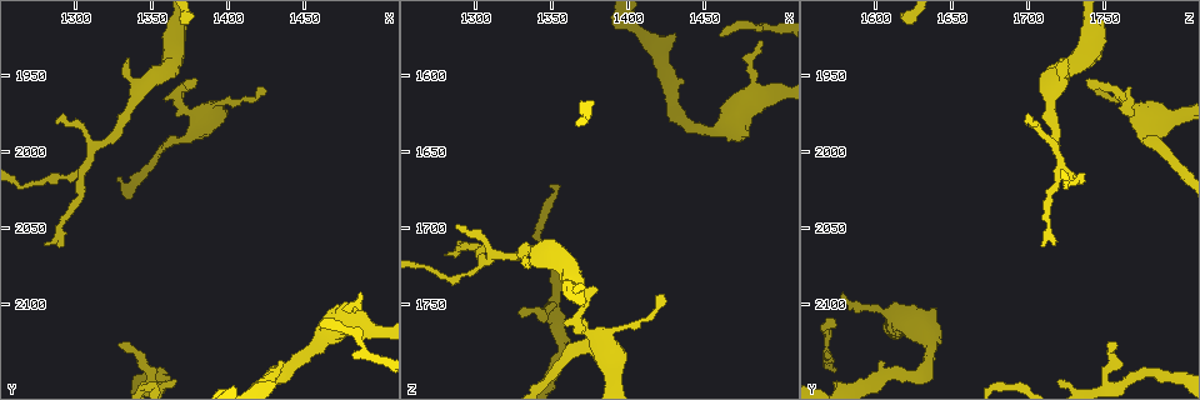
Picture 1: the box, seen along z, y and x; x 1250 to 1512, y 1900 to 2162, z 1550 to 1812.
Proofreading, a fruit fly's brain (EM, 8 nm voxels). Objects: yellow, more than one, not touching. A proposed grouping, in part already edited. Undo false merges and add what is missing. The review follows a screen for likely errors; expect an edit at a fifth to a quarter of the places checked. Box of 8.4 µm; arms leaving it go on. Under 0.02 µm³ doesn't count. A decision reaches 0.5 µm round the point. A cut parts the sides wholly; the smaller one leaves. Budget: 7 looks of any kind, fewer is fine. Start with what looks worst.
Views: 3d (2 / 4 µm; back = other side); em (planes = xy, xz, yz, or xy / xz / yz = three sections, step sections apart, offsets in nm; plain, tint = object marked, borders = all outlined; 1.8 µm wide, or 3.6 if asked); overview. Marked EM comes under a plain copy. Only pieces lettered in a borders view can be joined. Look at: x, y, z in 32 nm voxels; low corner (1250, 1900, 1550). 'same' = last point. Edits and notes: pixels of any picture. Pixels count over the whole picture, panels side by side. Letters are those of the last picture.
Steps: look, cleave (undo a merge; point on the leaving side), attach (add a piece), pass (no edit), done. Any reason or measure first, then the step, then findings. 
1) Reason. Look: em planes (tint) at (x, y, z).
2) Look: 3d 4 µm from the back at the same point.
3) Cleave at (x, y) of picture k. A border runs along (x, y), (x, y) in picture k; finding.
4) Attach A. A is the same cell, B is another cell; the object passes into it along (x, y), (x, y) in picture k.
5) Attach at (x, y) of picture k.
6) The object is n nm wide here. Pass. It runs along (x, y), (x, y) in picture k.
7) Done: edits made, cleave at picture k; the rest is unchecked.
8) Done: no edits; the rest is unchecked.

Free end. Look: 3d 4 µm at (1328, 2124, 1758).

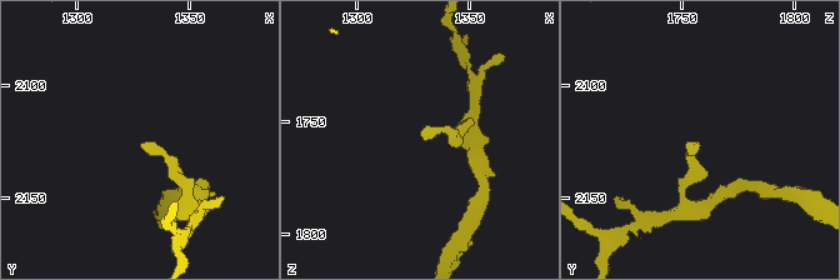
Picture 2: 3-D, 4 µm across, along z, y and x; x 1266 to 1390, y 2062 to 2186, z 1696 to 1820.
Look: em xy step 8 (tint) at (1329, 2125, 1757).

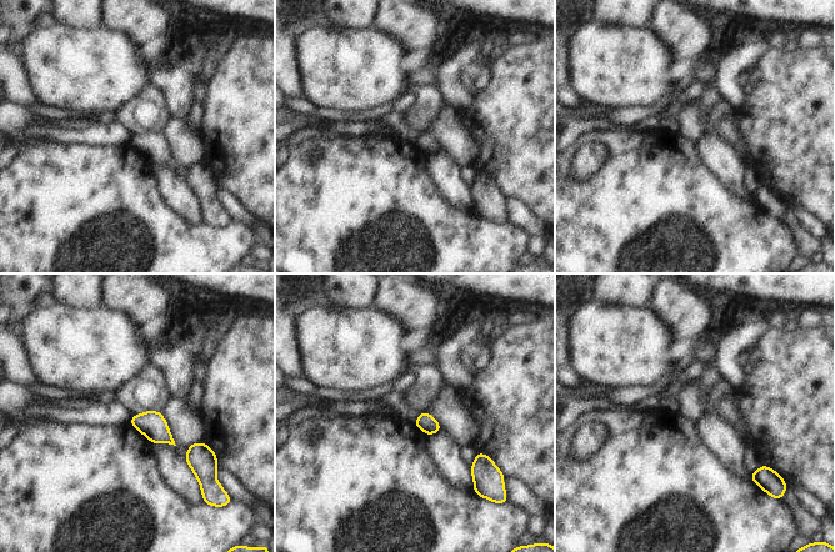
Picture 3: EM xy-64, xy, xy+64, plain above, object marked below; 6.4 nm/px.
Look: em planes (borders) at the same point.

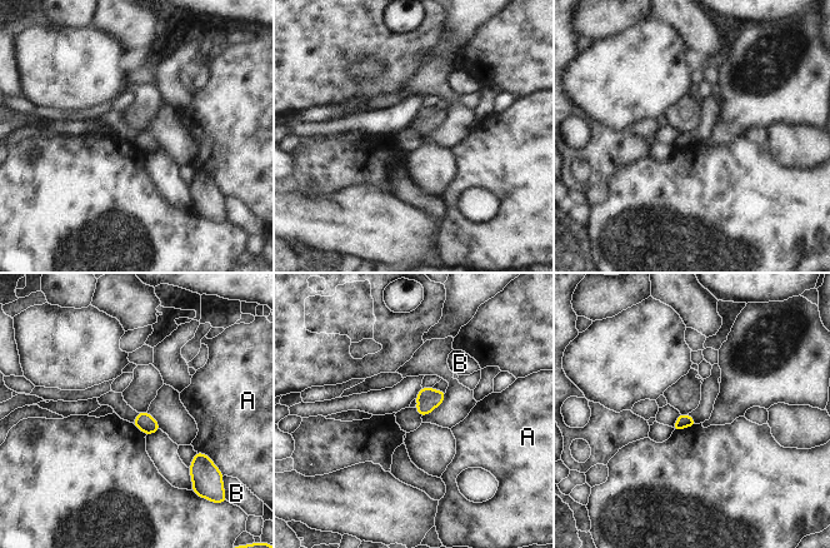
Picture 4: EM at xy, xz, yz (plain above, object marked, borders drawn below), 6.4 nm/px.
Pass. A and B are other cells; a border runs along (196, 451), (209, 457) in picture 4; none of them fits.

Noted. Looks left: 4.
Free end. Look: 3d 4 µm at (1334, 1938, 1724).

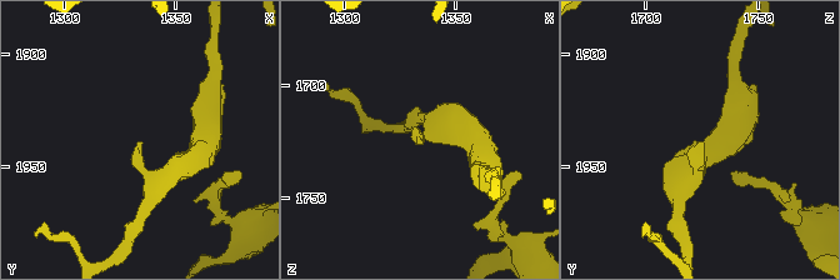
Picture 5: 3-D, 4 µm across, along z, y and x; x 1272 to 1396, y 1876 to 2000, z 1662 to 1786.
Need the tissue. Look: em xy step 16 (borders) at (1336, 1938, 1724).

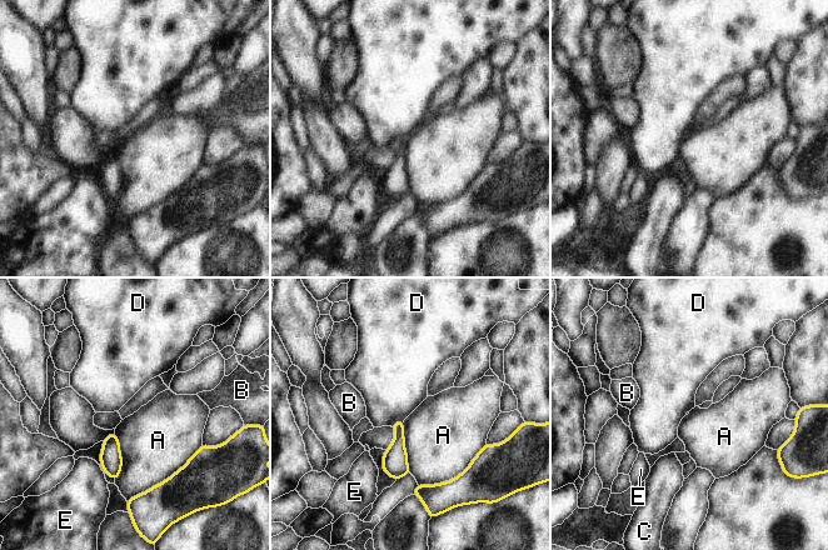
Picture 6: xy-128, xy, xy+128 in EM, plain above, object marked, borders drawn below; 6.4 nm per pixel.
Look: em planes (borders) at the same point.

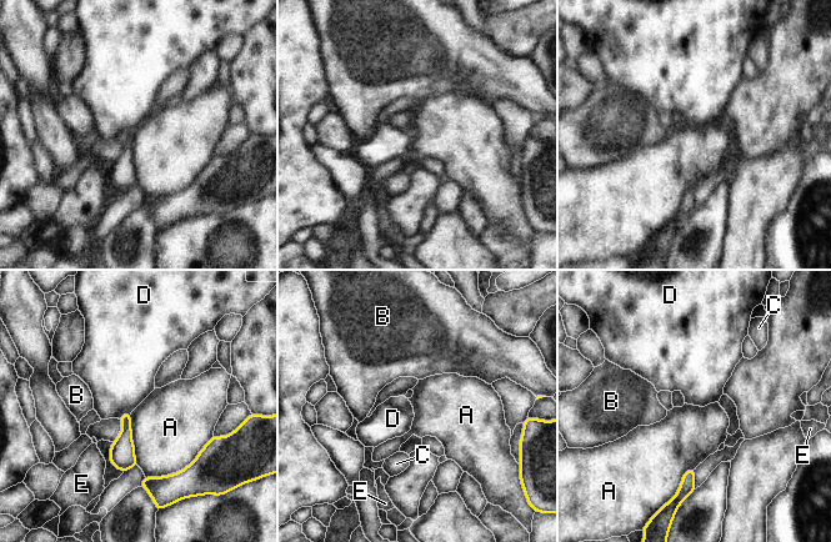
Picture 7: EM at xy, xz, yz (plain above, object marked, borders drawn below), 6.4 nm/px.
Pass. A, B, C, D and E are other cells; no lettered piece goes on from it.

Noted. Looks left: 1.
Look: em planes (borders) at (1480, 2108, 1614).

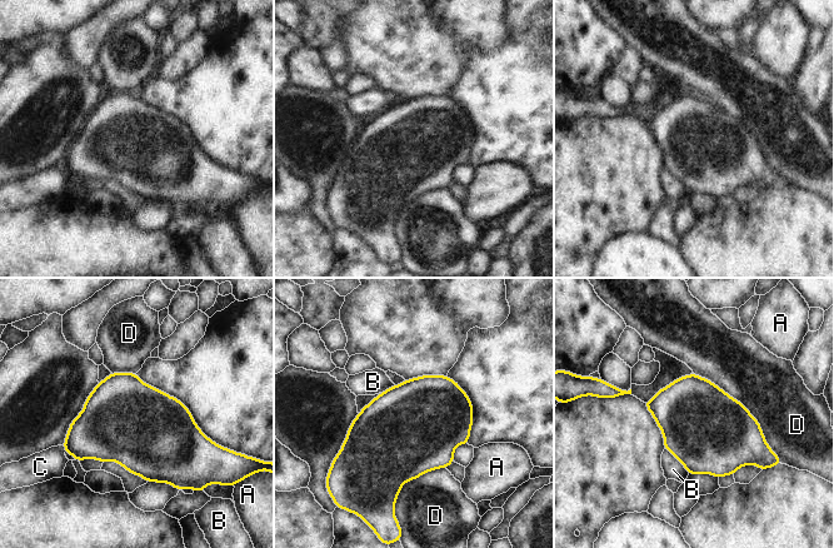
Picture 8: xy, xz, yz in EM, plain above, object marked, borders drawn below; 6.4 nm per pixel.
Pass. A, B, C and D are other cells; all the same neuron.

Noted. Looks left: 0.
Done: no edits; the rest is unchecked.

